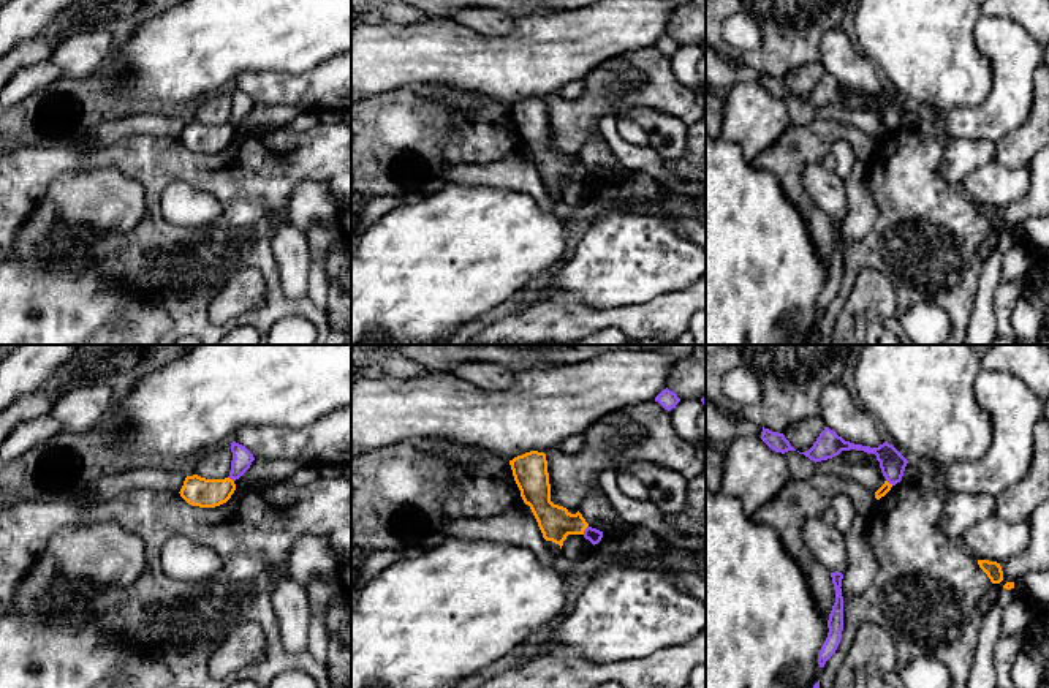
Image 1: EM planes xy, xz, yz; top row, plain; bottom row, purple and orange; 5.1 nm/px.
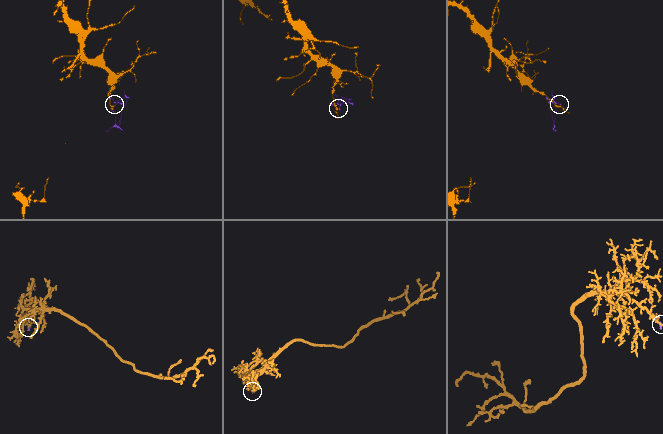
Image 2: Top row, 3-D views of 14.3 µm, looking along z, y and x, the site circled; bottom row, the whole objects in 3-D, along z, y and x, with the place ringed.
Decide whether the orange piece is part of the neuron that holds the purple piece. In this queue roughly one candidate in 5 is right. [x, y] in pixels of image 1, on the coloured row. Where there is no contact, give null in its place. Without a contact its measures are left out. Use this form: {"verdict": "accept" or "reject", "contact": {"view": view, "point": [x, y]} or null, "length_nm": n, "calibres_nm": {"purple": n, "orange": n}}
{"verdict": "reject", "contact": {"view": "xz", "point": [584, 530]}, "length_nm": 50, "calibres_nm": {"purple": 70, "orange": 170}}

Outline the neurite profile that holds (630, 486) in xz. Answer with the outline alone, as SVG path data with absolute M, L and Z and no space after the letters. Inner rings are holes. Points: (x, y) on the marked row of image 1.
M619 474L617 487L631 500L642 501L650 498L650 490L634 476Z

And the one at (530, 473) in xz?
M525 452L509 460L509 465L513 470L514 481L521 490L521 497L524 503L530 506L546 541L552 541L562 549L563 541L568 535L584 535L584 530L589 527L589 524L585 522L582 514L579 511L576 514L571 514L566 508L554 505L551 501L551 484L544 452Z

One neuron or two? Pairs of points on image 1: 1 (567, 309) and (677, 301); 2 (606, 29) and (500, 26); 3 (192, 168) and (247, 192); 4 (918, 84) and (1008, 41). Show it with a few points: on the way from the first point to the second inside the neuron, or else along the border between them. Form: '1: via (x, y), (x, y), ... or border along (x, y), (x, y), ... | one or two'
1: via (594, 318), (651, 318) | one
2: border along (515, 18), (505, 35), (484, 37), (477, 30) | two
3: via (206, 171), (233, 177) | one
4: border along (977, 18), (975, 45), (989, 62), (991, 90) | two

